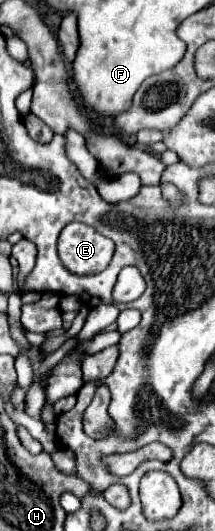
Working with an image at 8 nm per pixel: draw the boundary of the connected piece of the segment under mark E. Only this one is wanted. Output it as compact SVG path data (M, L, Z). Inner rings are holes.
M71 222L59 236L59 258L73 274L97 274L113 256L115 244L83 222Z

